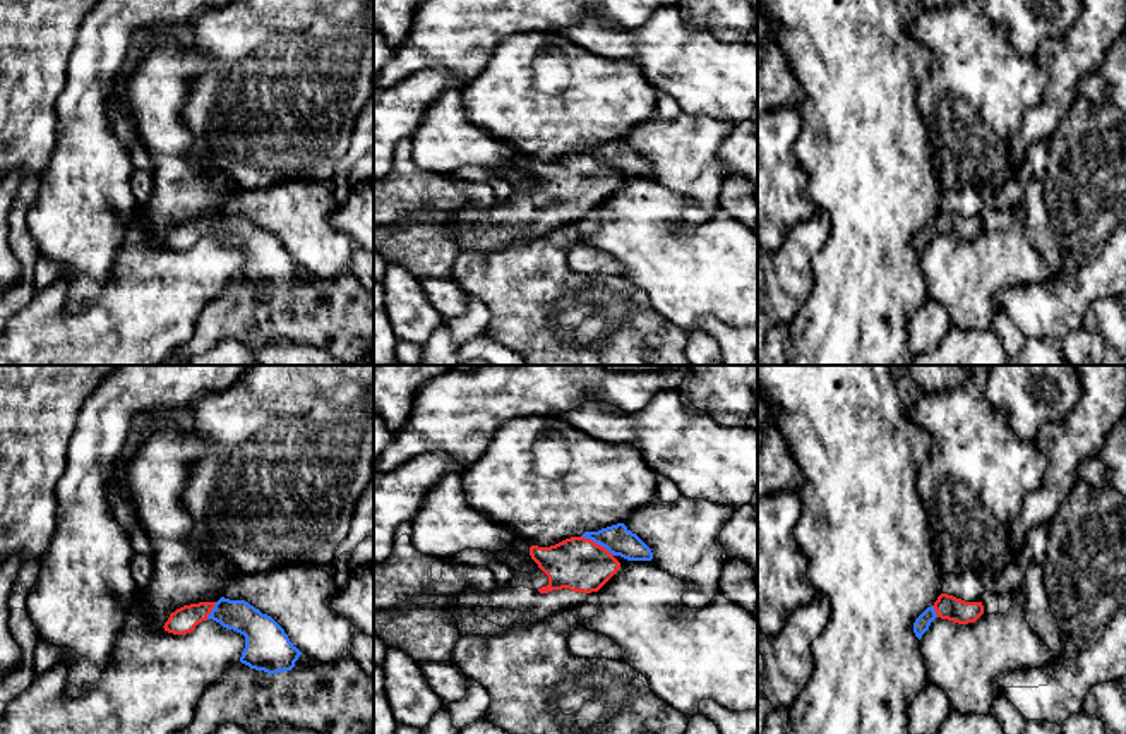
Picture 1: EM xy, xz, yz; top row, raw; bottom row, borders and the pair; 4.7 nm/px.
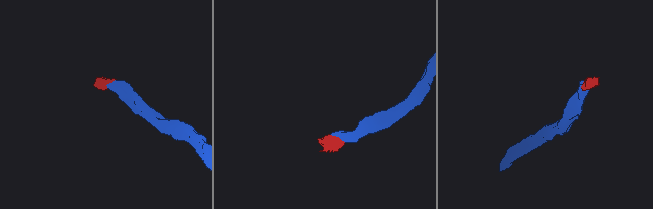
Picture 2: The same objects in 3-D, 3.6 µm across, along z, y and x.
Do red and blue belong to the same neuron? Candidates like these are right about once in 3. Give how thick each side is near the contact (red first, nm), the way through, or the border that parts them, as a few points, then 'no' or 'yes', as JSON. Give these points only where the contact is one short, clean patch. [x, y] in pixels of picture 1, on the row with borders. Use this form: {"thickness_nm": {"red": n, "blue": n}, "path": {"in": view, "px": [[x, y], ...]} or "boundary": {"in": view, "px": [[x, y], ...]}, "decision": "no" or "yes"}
{"thickness_nm": {"red": 260, "blue": 140}, "path": {"in": "xz", "px": [[580, 565], [597, 544], [619, 541]]}, "decision": "yes"}

